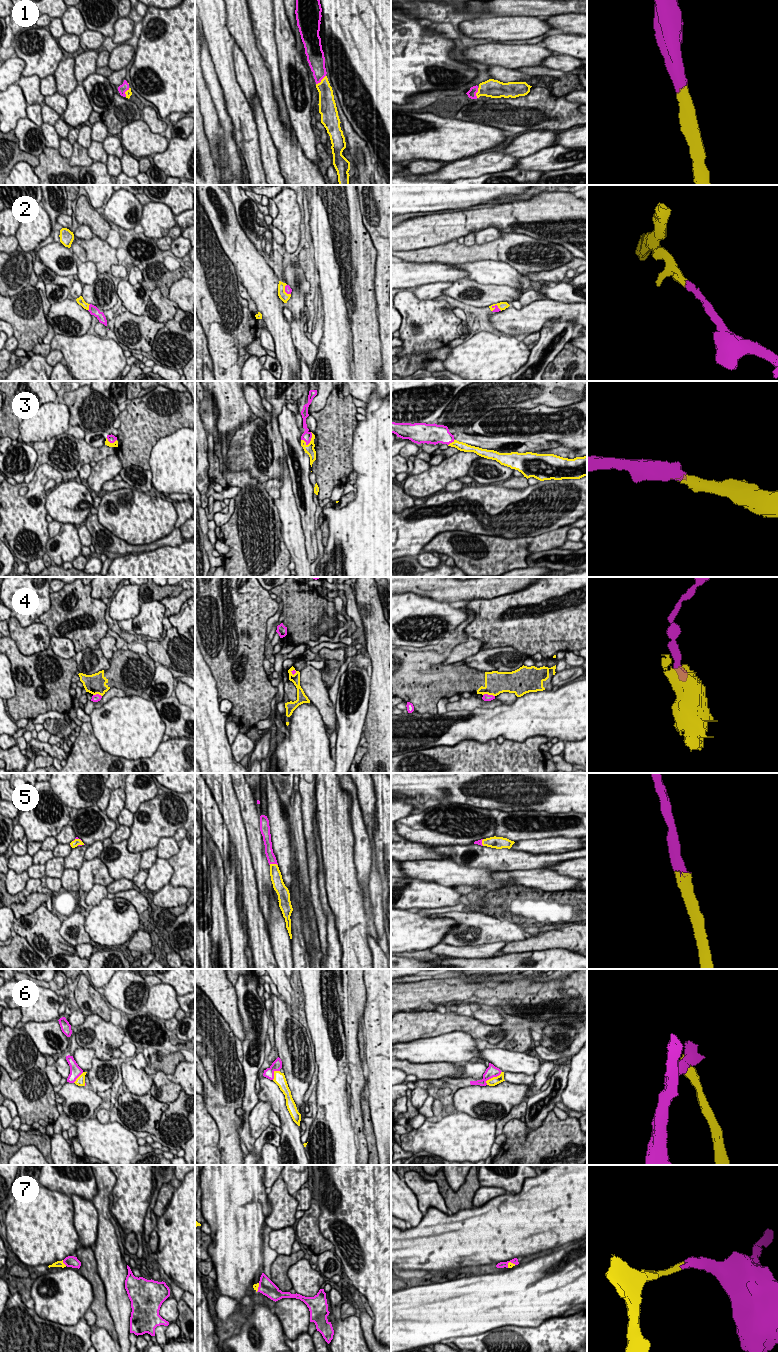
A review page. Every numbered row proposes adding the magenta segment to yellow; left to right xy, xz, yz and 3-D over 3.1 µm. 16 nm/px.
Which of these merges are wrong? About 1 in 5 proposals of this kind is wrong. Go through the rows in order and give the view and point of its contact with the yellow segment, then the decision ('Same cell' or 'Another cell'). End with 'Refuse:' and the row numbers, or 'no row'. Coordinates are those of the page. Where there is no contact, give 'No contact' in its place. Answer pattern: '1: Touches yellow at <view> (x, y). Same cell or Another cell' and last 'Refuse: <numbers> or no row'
1: Touches yellow at xz (321, 80). Same cell
2: Touches yellow at xy (88, 307). Same cell
3: Touches yellow at xz (311, 439). Same cell
4: Touches yellow at yz (489, 694). Another cell
5: Touches yellow at xz (273, 864). Same cell
6: Touches yellow at yz (493, 1077). Another cell
7: Touches yellow at xy (63, 1263). Same cell
Refuse: 4, 6

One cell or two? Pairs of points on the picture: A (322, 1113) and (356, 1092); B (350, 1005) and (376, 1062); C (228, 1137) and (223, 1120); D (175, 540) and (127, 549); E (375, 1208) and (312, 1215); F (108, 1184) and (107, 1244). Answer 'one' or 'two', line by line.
A: two
B: two
C: one
D: one
E: two
F: one

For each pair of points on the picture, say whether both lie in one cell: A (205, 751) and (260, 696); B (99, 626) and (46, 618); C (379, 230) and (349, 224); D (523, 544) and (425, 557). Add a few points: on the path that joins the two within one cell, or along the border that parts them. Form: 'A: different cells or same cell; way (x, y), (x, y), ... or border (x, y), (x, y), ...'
A: different cells; border (226, 714), (227, 721)
B: same cell; way (89, 613), (84, 612), (70, 618), (60, 618)
C: different cells; border (359, 204), (362, 223), (375, 248)
D: different cells; border (422, 550), (431, 552)

